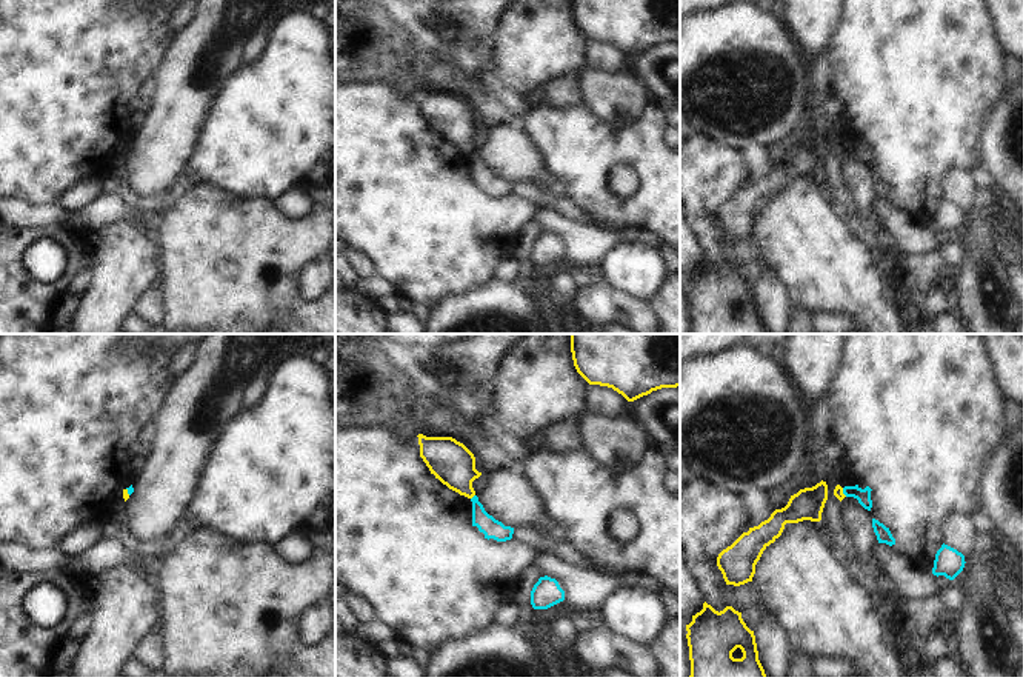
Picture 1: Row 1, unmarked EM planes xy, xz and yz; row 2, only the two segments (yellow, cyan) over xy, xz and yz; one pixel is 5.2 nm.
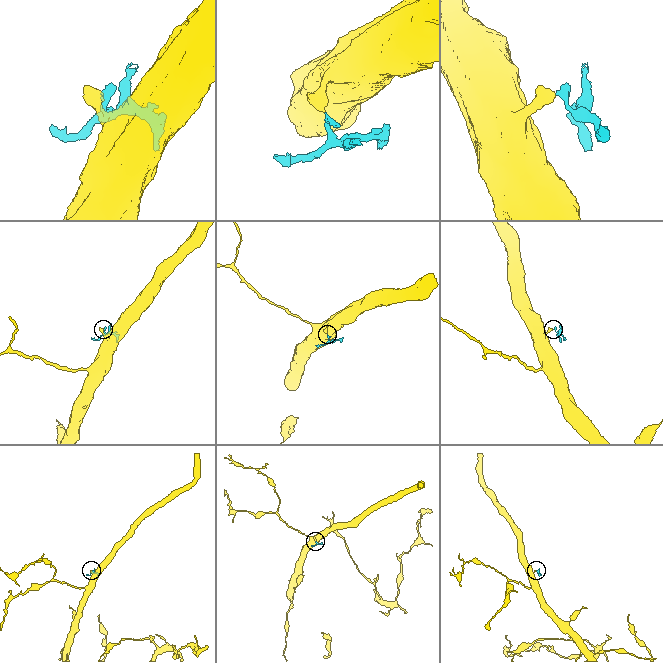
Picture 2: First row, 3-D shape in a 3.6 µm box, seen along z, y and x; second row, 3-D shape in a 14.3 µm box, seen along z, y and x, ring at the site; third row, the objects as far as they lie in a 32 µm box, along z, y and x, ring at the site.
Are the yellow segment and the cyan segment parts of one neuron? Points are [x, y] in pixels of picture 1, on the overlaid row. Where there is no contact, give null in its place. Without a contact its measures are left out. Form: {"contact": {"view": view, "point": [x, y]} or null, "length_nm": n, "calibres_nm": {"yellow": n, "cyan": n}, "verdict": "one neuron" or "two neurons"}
{"contact": {"view": "xz", "point": [473, 496]}, "length_nm": 40, "calibres_nm": {"yellow": 220, "cyan": 100}, "verdict": "two neurons"}

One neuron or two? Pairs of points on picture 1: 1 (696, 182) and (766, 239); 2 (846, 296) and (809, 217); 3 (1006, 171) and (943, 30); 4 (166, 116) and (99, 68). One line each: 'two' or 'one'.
1: two
2: one
3: two
4: two

